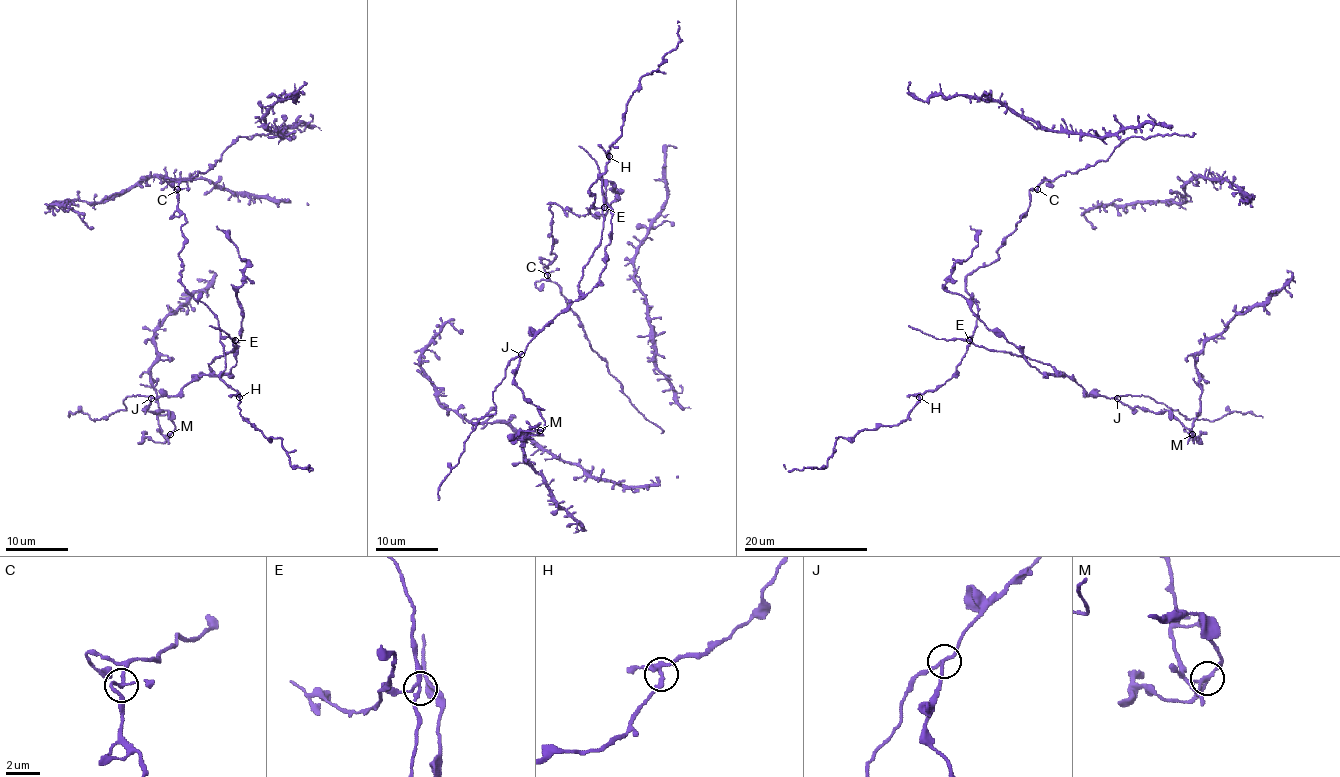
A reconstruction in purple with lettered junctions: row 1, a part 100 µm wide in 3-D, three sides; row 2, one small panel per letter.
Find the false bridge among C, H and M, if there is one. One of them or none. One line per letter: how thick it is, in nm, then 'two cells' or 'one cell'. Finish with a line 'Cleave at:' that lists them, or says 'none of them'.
C: 180 nm thick; one cell
H: 240 nm thick; one cell
M: 180 nm thick; two cells
Cleave at: M

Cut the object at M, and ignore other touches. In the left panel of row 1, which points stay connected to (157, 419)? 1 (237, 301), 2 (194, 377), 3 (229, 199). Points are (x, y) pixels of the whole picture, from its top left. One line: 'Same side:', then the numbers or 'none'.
Same side: 3

